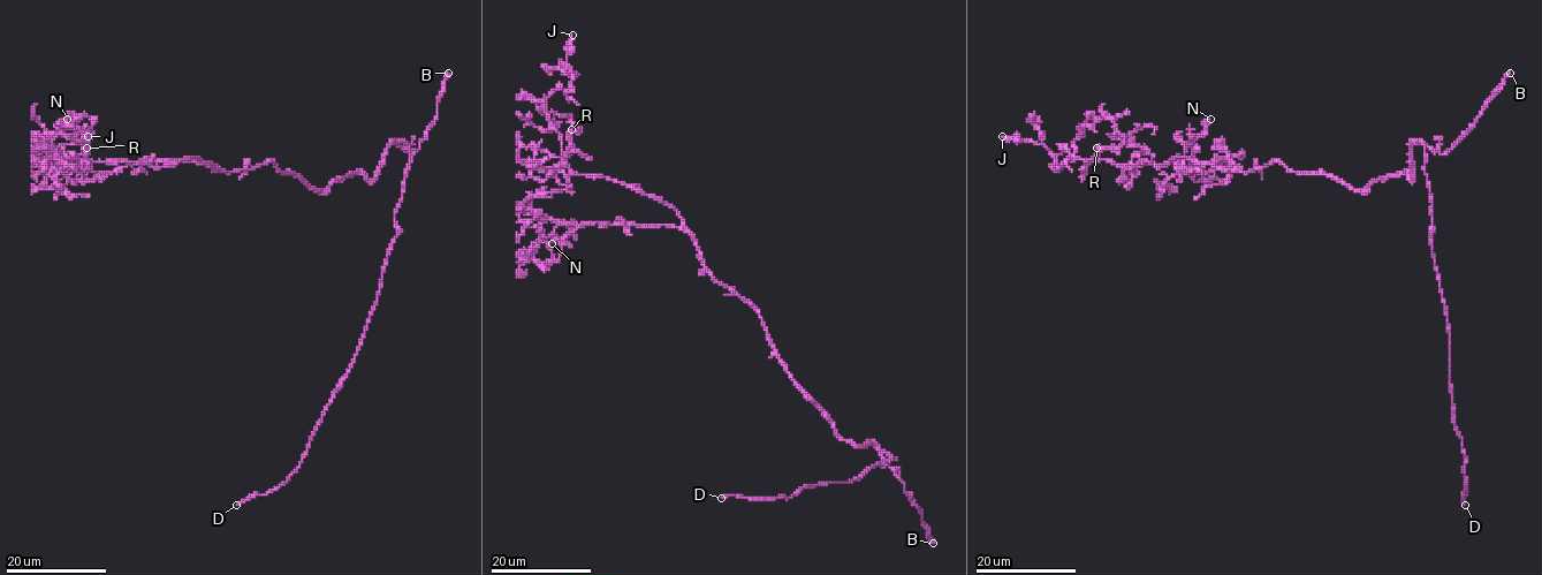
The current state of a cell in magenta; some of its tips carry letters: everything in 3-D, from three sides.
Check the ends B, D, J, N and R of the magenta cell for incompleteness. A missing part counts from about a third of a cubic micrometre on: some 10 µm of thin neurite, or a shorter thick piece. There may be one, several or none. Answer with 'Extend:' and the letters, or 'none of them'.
Extend: B, D

